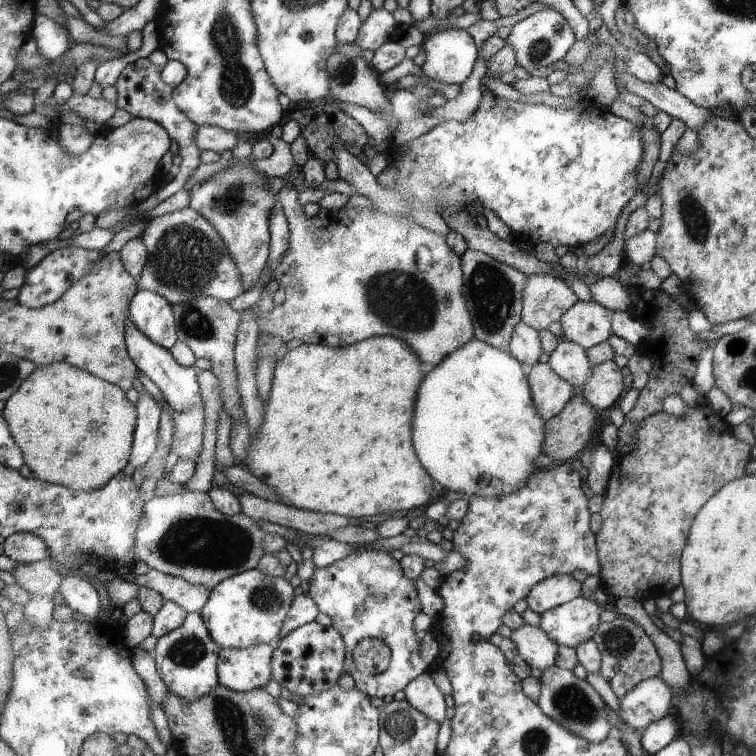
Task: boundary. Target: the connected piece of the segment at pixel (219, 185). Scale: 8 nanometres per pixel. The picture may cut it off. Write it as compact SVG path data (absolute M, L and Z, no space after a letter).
M242 157L226 170L195 185L189 192L188 207L200 212L221 234L230 256L234 258L241 270L242 284L246 290L257 285L260 272L268 260L270 210L274 208L276 202L274 202L274 194L268 188L262 188L266 186L266 182L268 182L266 175L258 172L254 161Z

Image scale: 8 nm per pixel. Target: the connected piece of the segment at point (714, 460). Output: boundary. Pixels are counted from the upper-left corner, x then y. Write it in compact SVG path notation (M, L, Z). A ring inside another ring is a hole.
M706 404L688 406L682 418L666 411L657 412L636 428L636 448L615 457L614 468L602 501L602 528L598 532L598 552L602 565L600 588L614 598L644 599L670 595L680 586L681 556L689 540L698 511L731 480L742 478L752 446L738 440L725 417Z

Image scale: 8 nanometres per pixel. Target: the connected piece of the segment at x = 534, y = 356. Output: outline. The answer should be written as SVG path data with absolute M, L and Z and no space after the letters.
M524 322L514 328L514 334L510 339L510 356L514 356L520 364L533 367L538 363L538 358L542 355L543 349L540 345L538 330L532 326L526 326Z

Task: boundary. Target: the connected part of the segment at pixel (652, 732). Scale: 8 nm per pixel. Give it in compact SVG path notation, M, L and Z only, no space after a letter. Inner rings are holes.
M674 713L652 722L641 733L641 745L650 754L660 752L679 735L679 723Z

